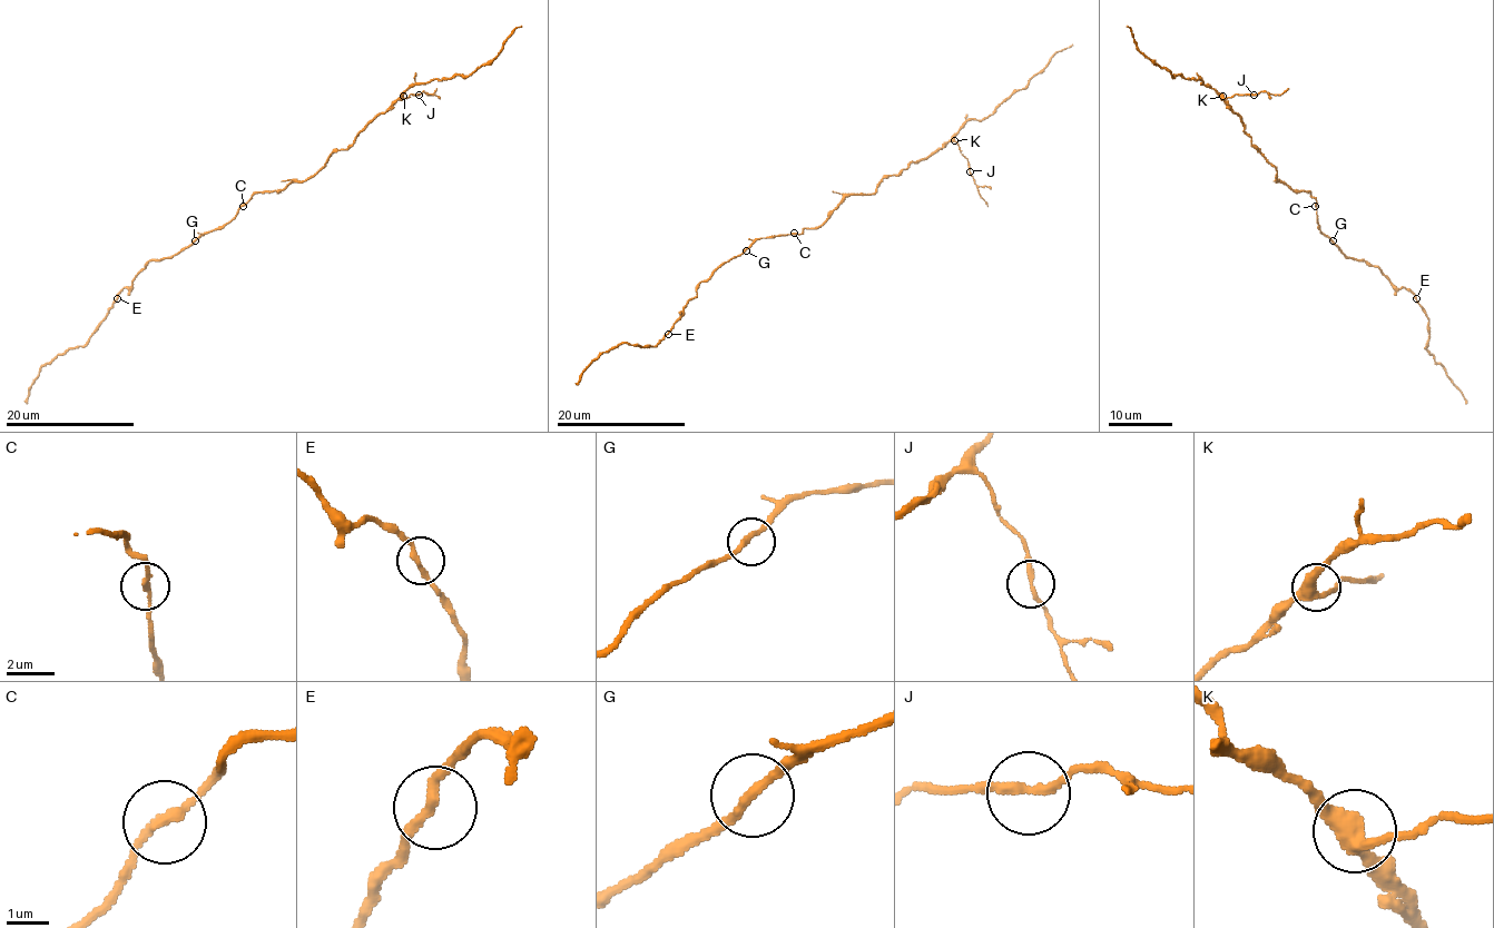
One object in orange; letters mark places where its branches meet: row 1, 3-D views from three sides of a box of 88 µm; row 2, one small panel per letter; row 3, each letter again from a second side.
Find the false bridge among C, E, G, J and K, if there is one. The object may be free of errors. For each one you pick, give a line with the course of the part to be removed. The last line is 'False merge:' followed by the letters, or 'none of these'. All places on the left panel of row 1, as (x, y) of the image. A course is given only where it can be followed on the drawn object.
False merge: none of these

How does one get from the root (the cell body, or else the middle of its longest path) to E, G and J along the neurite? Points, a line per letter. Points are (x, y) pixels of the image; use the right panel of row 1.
E: (1310, 193), (1315, 199), (1318, 228), (1347, 257), (1378, 266), (1398, 289), (1411, 290), (1416, 298)
G: (1310, 193), (1315, 199), (1318, 228), (1333, 240)
J: (1310, 193), (1293, 191), (1277, 181), (1277, 170), (1251, 142), (1241, 119), (1224, 99), (1235, 95), (1252, 95)

